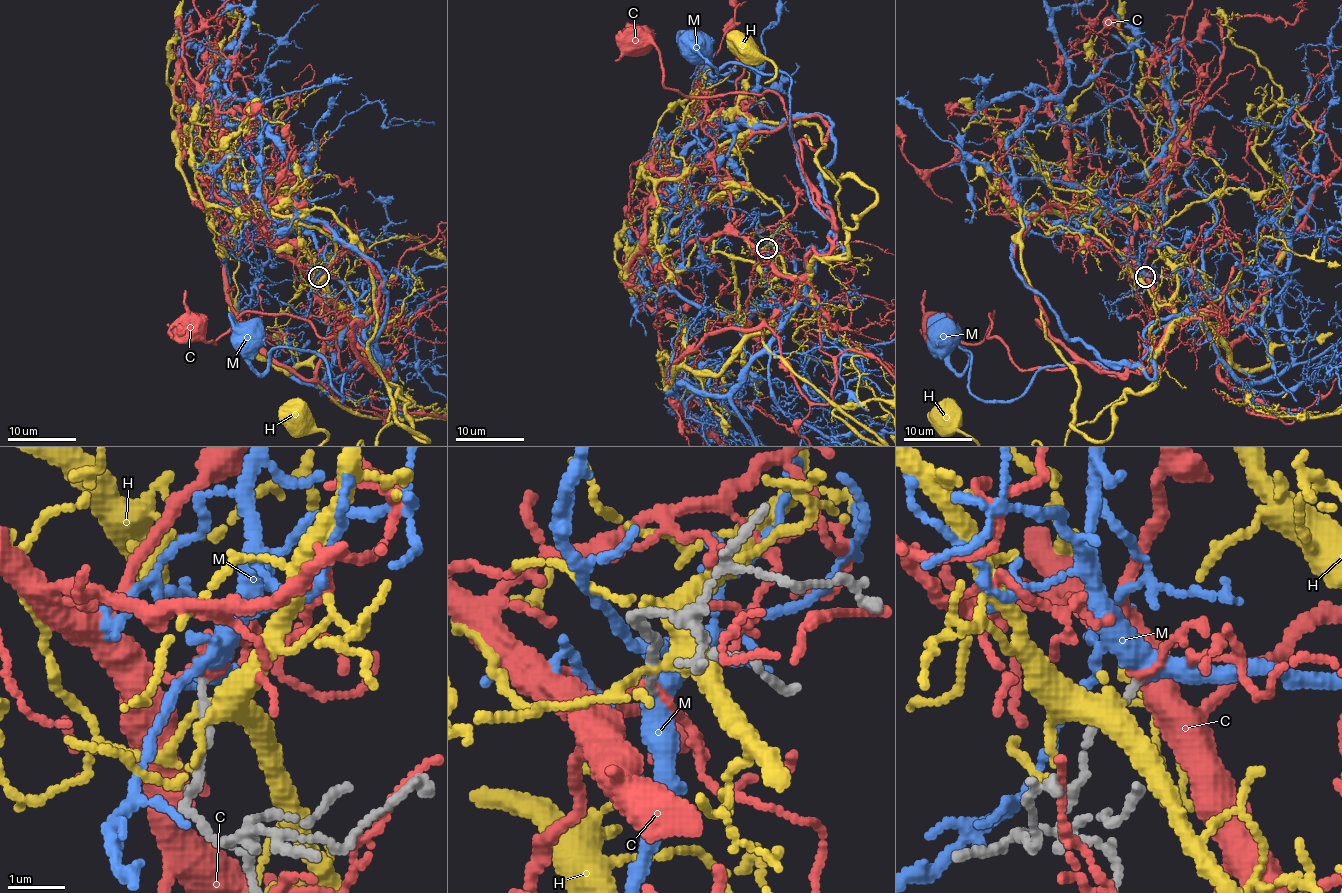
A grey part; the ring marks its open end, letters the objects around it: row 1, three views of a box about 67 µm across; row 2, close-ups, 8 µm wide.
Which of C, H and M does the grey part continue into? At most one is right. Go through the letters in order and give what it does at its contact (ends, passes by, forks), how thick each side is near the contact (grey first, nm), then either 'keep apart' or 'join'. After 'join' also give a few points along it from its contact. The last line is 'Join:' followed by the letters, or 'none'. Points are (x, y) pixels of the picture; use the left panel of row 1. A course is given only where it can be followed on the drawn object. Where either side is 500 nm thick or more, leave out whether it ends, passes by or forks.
C: it passes by | 120/130 nm | keep apart
H: it forks | 150/240 nm | keep apart
M: it forks | 120/320 nm | join | via (319, 276), (339, 280), (380, 373), (350, 365), (341, 401), (319, 356), (274, 348), (259, 373), (249, 338)
Join: M

